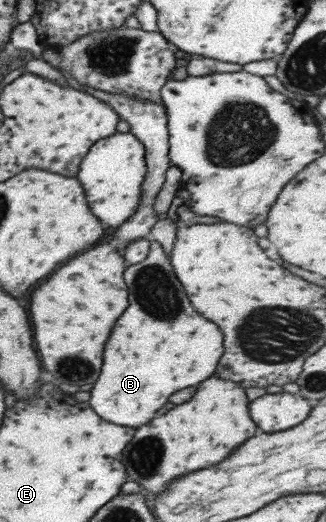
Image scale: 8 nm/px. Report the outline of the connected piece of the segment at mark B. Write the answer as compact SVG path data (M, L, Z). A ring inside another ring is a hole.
M150 240L145 260L125 266L127 270L123 272L123 280L129 292L129 306L117 318L117 324L113 326L113 332L105 342L101 374L93 382L93 388L89 390L89 406L105 422L139 428L157 416L157 410L161 410L161 406L173 392L187 386L195 386L201 380L209 378L217 368L217 362L223 354L223 346L221 346L221 332L215 328L215 324L201 318L189 306L189 300L181 284L177 282L170 260L165 256L159 242Z

